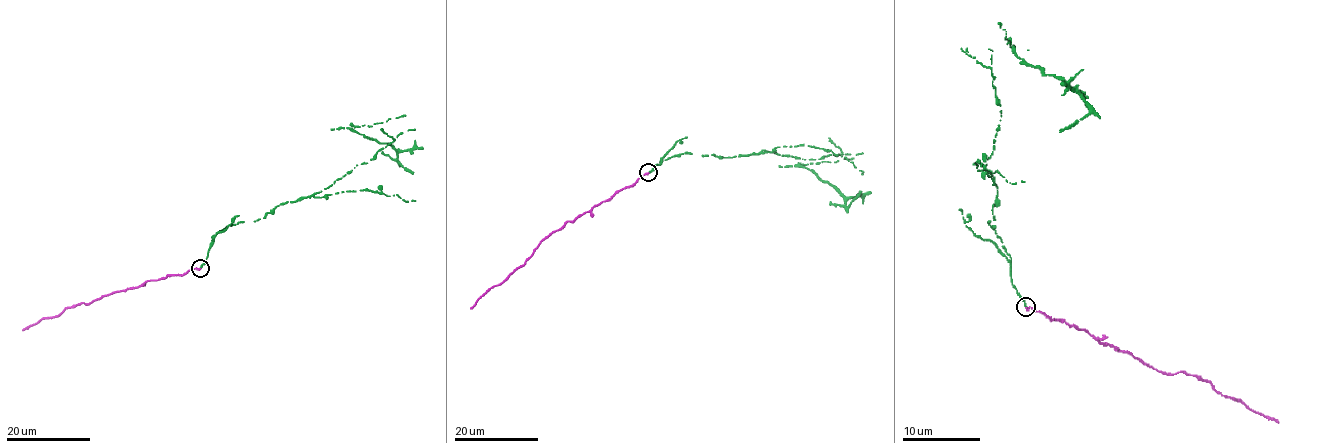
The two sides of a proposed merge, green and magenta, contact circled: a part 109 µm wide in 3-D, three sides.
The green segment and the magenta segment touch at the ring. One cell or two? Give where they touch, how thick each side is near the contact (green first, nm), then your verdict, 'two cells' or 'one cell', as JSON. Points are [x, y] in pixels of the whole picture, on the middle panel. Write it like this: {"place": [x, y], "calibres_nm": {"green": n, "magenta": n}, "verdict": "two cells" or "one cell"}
{"place": [648, 172], "calibres_nm": {"green": 240, "magenta": 280}, "verdict": "two cells"}

